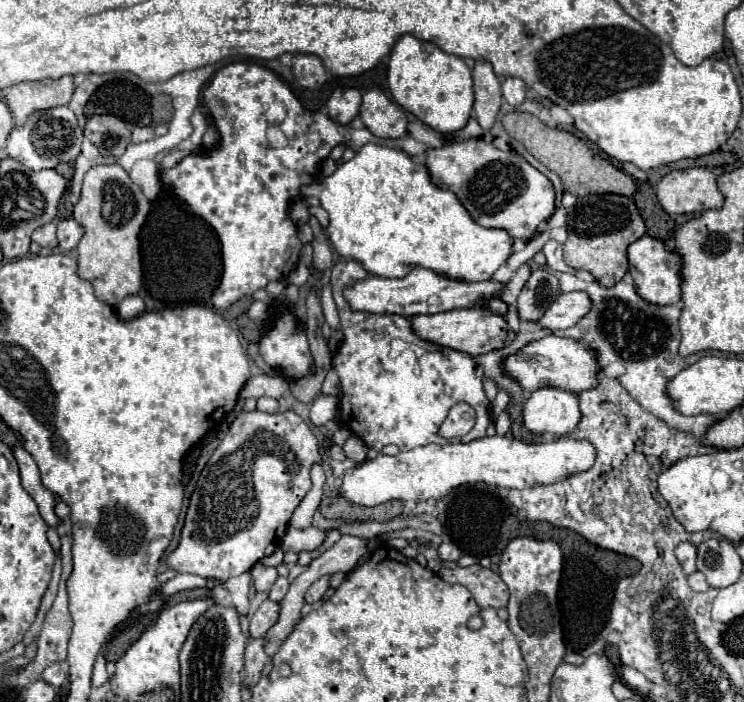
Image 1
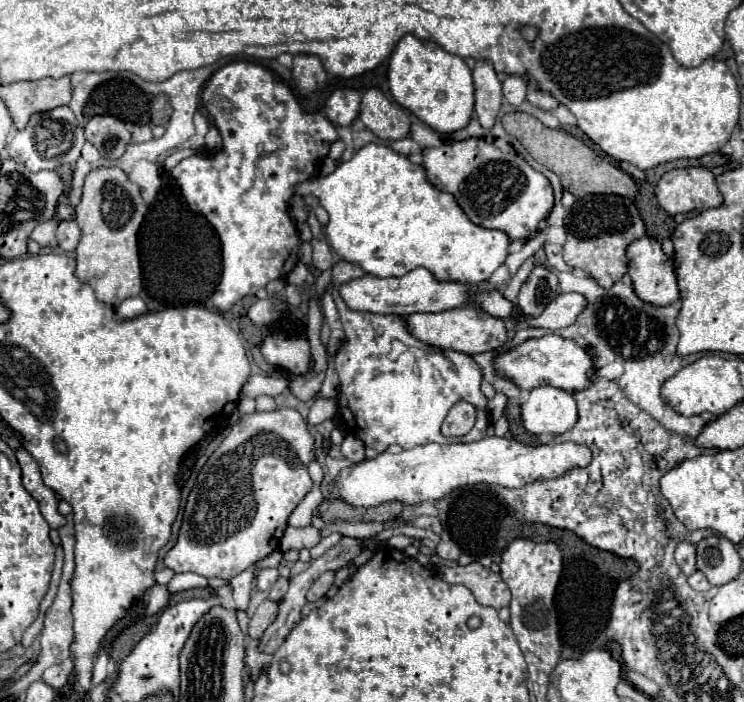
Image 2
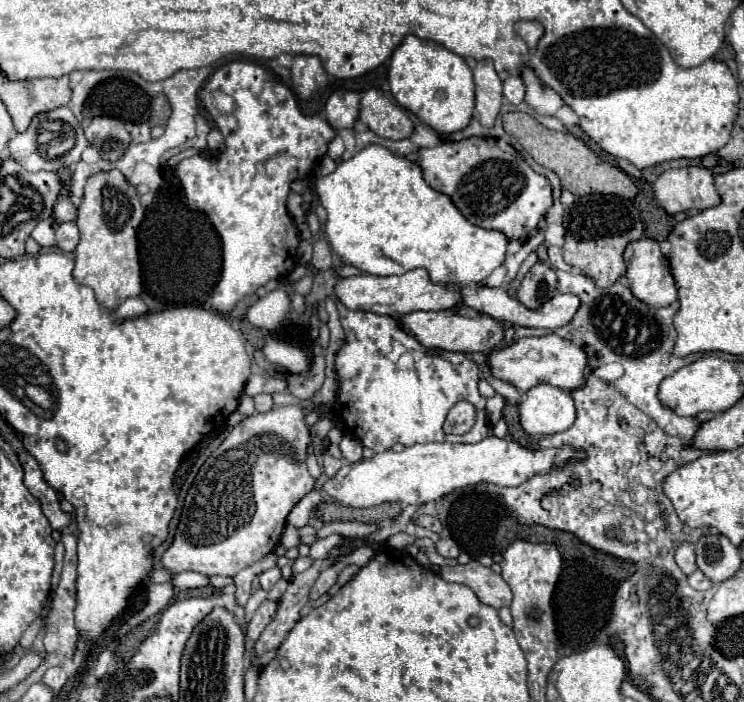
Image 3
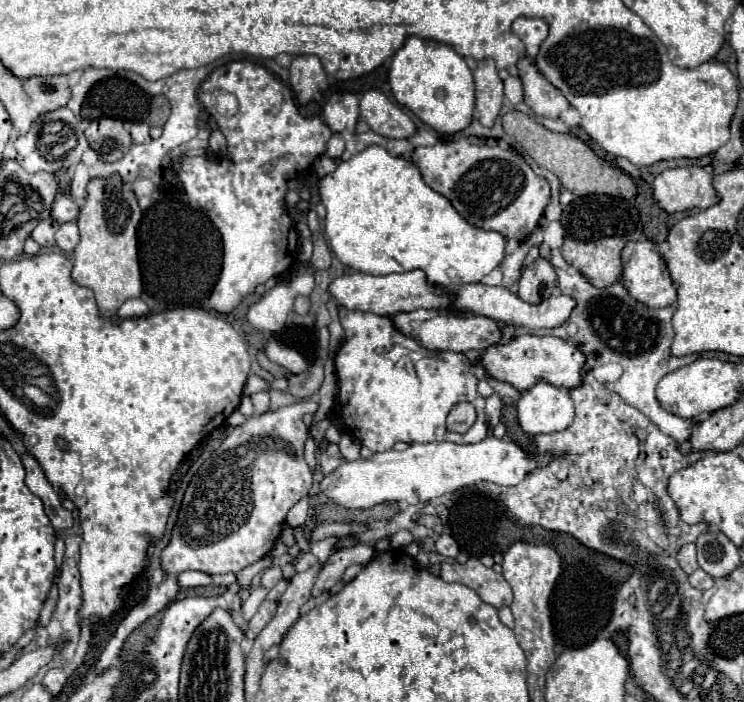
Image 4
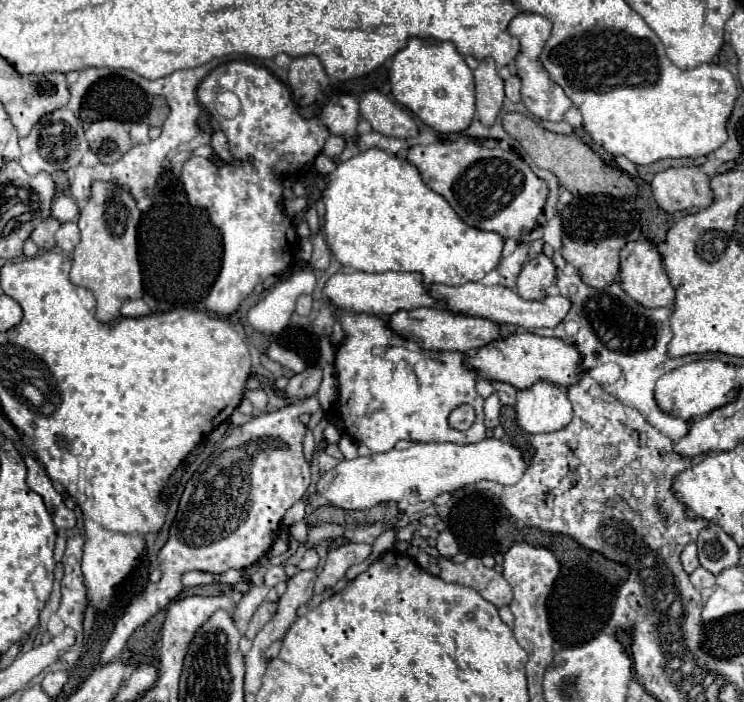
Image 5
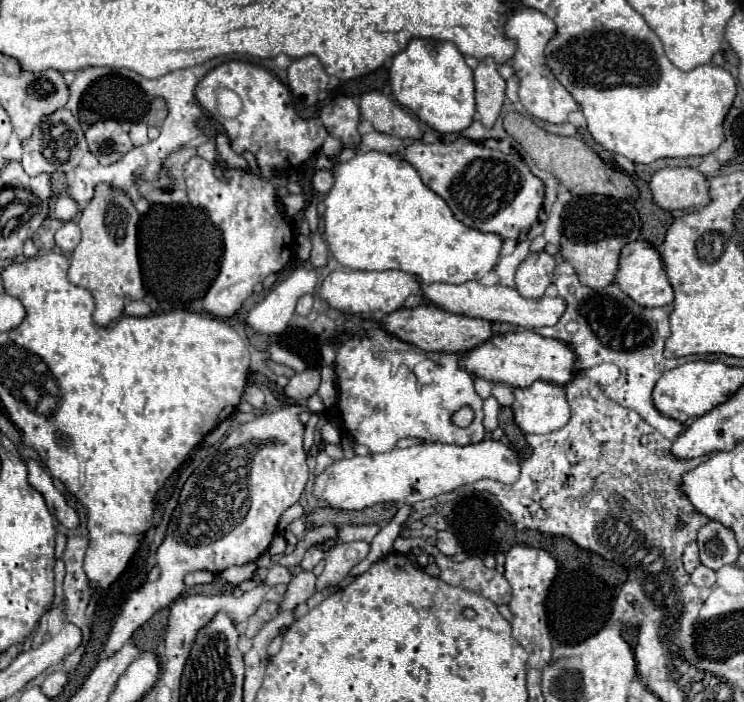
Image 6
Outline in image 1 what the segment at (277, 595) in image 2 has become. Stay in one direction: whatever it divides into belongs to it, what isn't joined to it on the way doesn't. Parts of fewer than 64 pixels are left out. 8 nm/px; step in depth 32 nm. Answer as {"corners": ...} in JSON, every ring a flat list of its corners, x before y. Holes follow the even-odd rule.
{"corners":[[278,576,278,580,274,582,272,590,268,592,268,598,270,598,270,600,274,600,274,602,280,602,280,600,286,596,286,592,288,592,288,586,290,586,288,578,282,578,282,576]]}

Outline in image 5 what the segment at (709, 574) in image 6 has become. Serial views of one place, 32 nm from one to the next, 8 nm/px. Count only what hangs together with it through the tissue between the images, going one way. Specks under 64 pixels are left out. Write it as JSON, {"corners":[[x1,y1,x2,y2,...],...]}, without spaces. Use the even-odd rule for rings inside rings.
{"corners":[[698,566,698,568,690,574,690,580,692,580,692,584,694,584,696,588,702,590,702,588,712,588,716,576,714,576,710,570,704,570,702,566]]}

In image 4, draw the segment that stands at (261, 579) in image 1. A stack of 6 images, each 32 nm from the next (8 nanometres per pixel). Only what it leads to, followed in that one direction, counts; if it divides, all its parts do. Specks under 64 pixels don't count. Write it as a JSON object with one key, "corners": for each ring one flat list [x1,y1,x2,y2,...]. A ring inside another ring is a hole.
{"corners":[[270,566,270,568,264,572,264,576,262,576,262,584,264,584,266,588,272,588,272,586,278,584,280,578,282,578,282,568,280,568,280,566]]}

